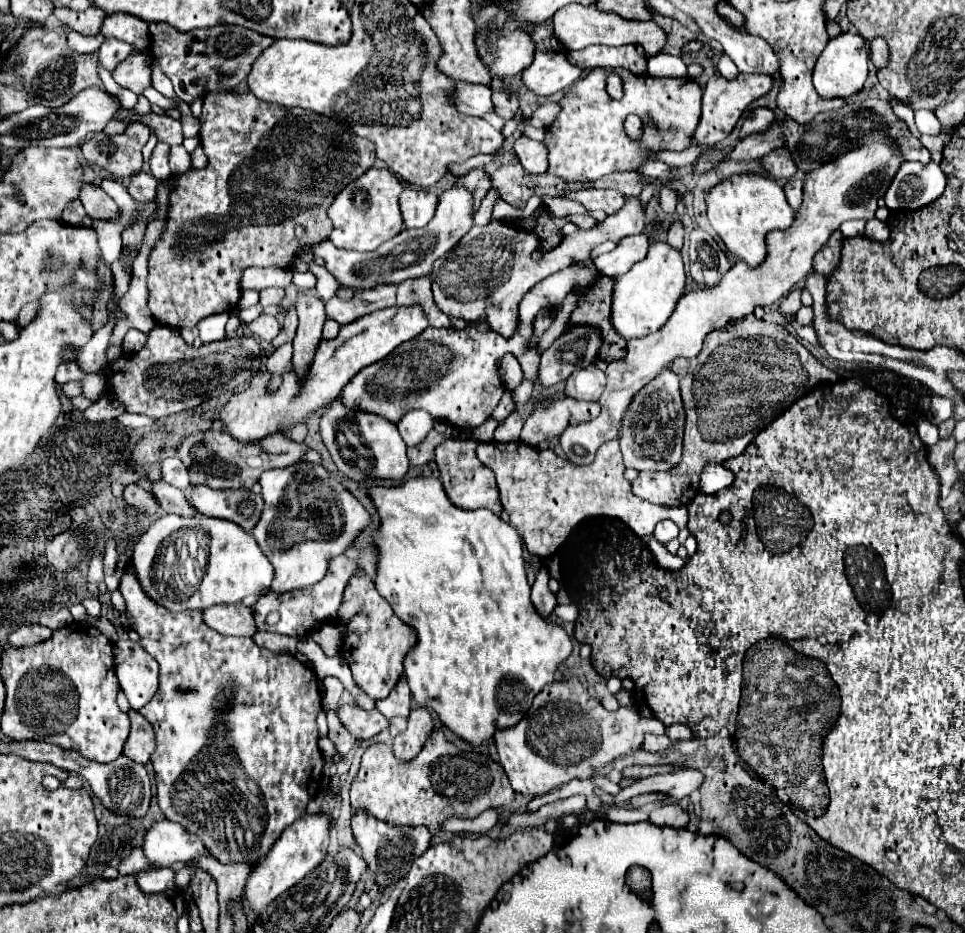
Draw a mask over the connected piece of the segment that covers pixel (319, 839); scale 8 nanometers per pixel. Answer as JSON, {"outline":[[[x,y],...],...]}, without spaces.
{"outline":[[[328,812],[304,814],[282,832],[278,842],[272,846],[270,854],[262,862],[258,862],[254,874],[250,874],[248,878],[246,900],[252,910],[262,912],[274,898],[284,894],[290,886],[298,884],[326,858],[328,844],[330,844],[330,824],[332,824],[332,814]]]}

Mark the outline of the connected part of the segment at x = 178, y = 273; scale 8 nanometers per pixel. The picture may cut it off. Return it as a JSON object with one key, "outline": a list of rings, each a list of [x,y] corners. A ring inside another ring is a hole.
{"outline":[[[208,92],[204,96],[204,106],[202,106],[202,114],[200,114],[200,146],[204,150],[204,154],[208,156],[208,166],[202,170],[190,170],[186,176],[174,178],[172,180],[172,192],[170,192],[170,210],[168,210],[168,220],[166,220],[166,232],[162,234],[162,238],[156,242],[156,246],[152,248],[152,254],[148,258],[148,308],[152,312],[152,318],[158,324],[166,324],[168,328],[174,330],[182,330],[182,328],[194,328],[202,318],[210,316],[210,314],[220,314],[220,312],[228,312],[232,310],[238,303],[241,296],[241,288],[239,285],[240,274],[244,268],[248,266],[258,266],[258,268],[292,268],[292,260],[298,256],[300,248],[314,248],[316,244],[328,240],[328,236],[332,234],[332,222],[326,216],[326,210],[330,208],[332,200],[336,198],[336,194],[340,190],[344,190],[346,184],[350,184],[352,180],[356,180],[358,176],[362,176],[372,164],[374,164],[374,144],[366,138],[358,138],[350,126],[336,122],[332,118],[326,118],[322,114],[310,112],[310,110],[302,110],[302,108],[286,108],[286,106],[278,106],[272,102],[264,102],[260,98],[256,98],[252,92]],[[296,226],[304,226],[306,236],[302,236],[302,240],[298,240],[294,236],[294,228]]]}

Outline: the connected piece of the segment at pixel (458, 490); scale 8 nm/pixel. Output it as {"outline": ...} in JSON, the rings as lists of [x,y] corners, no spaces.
{"outline":[[[446,440],[436,448],[436,464],[440,470],[440,480],[444,484],[444,490],[452,504],[476,510],[476,508],[488,508],[496,514],[500,514],[502,506],[498,506],[498,488],[494,486],[494,472],[490,472],[488,466],[478,462],[474,450],[478,442],[476,440]]]}

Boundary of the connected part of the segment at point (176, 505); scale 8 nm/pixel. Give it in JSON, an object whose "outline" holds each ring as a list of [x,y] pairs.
{"outline":[[[150,480],[150,494],[158,500],[162,510],[166,514],[178,514],[178,516],[196,516],[196,510],[188,506],[186,496],[182,490],[170,486],[164,480]]]}

